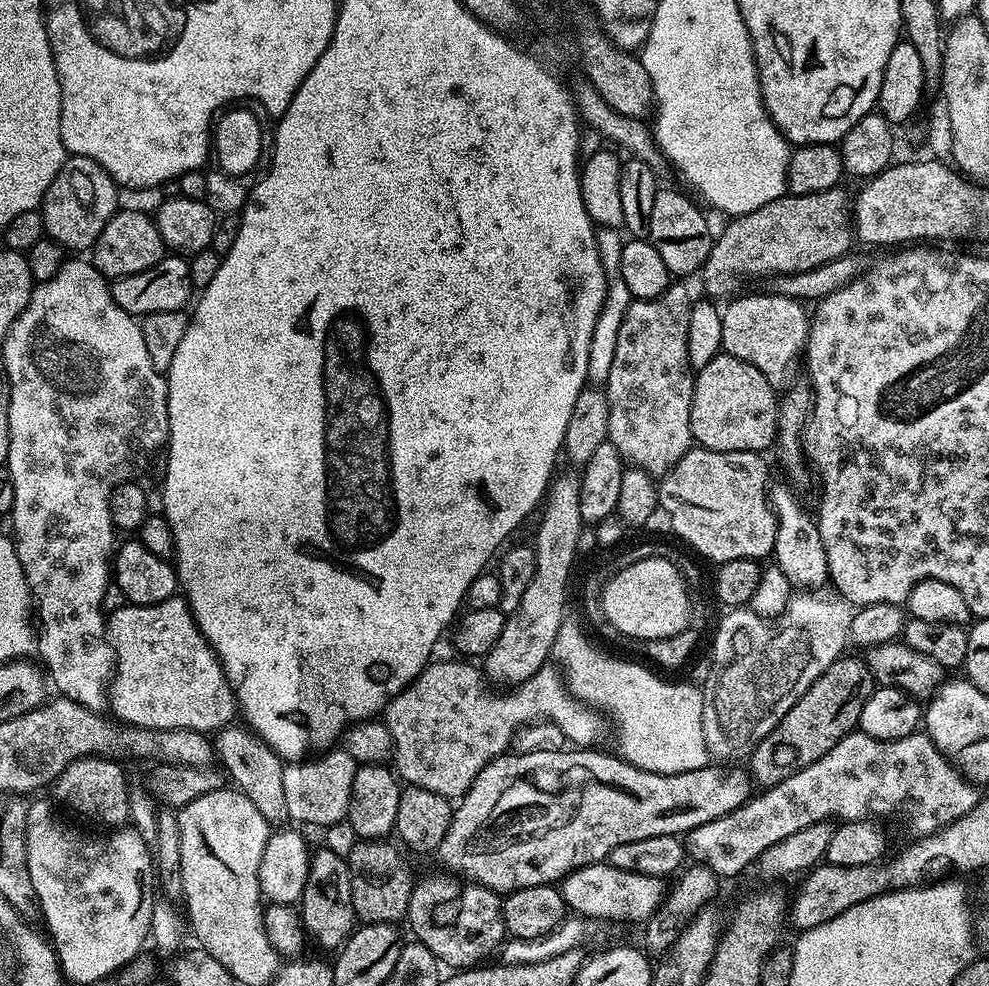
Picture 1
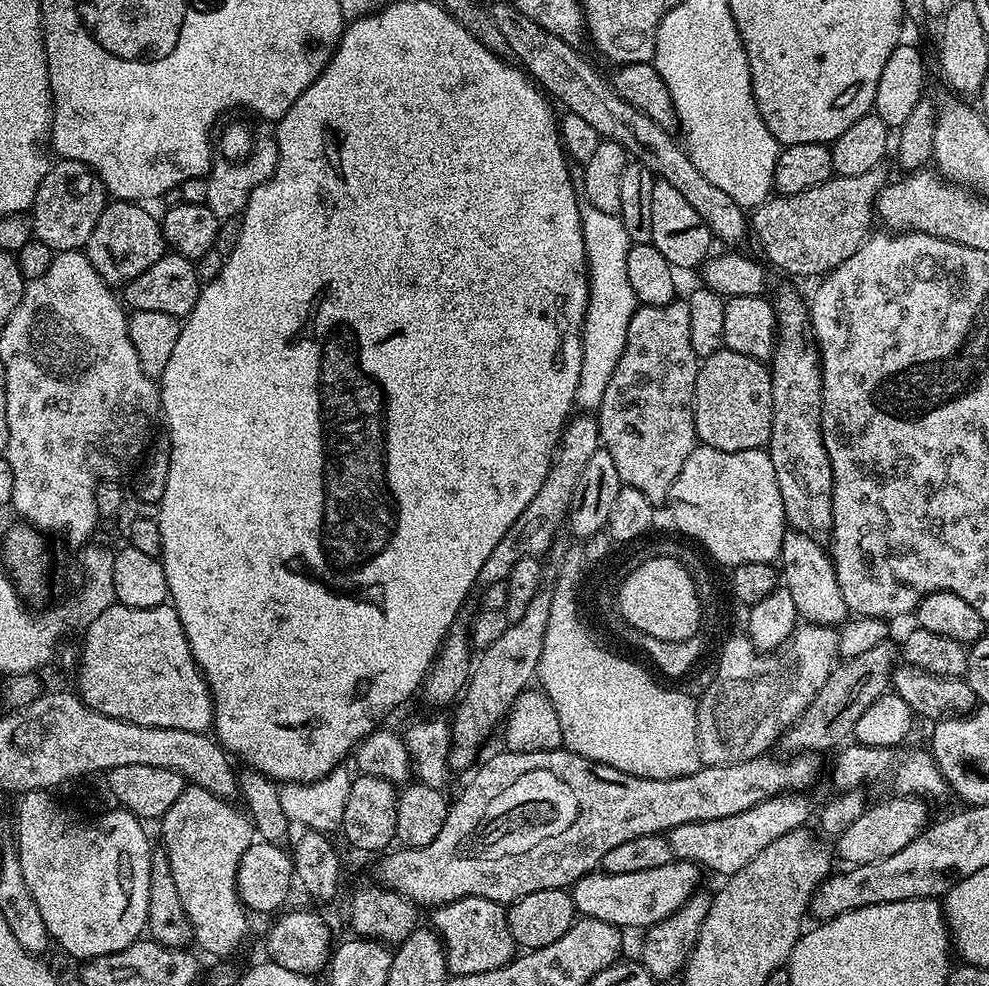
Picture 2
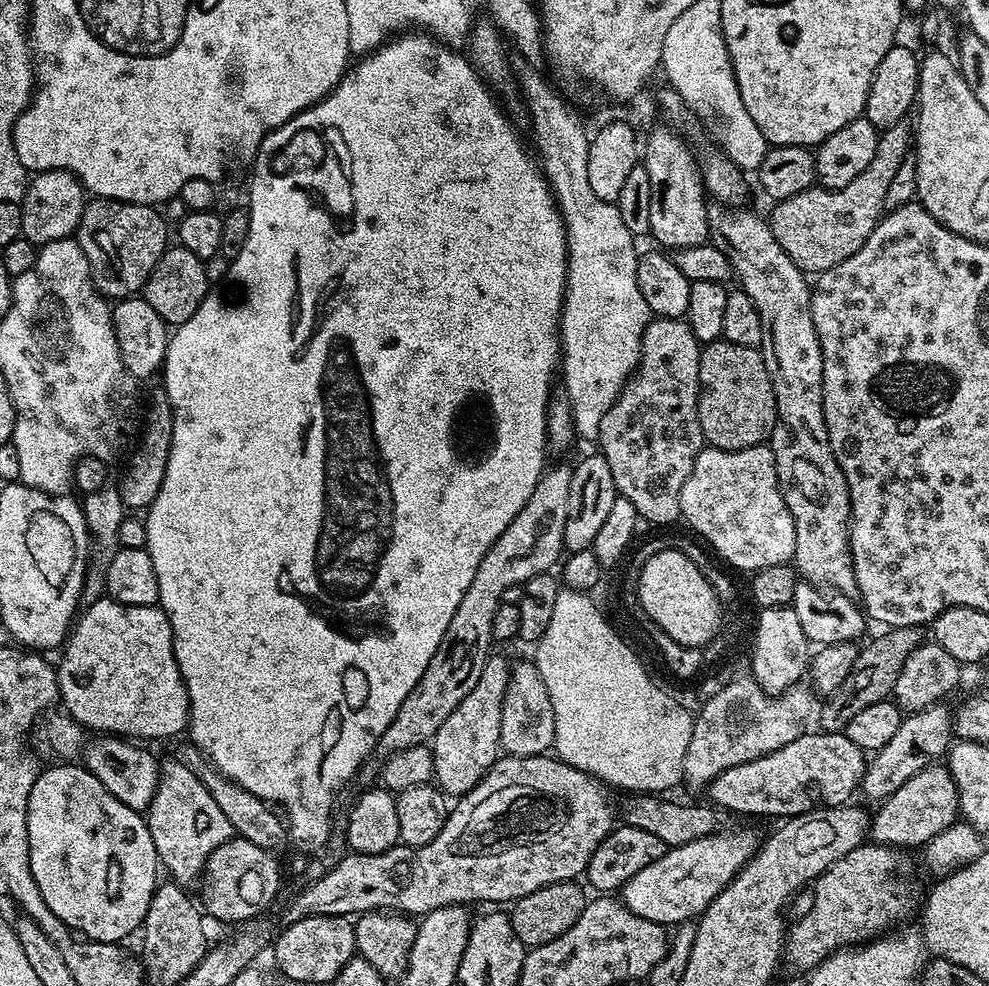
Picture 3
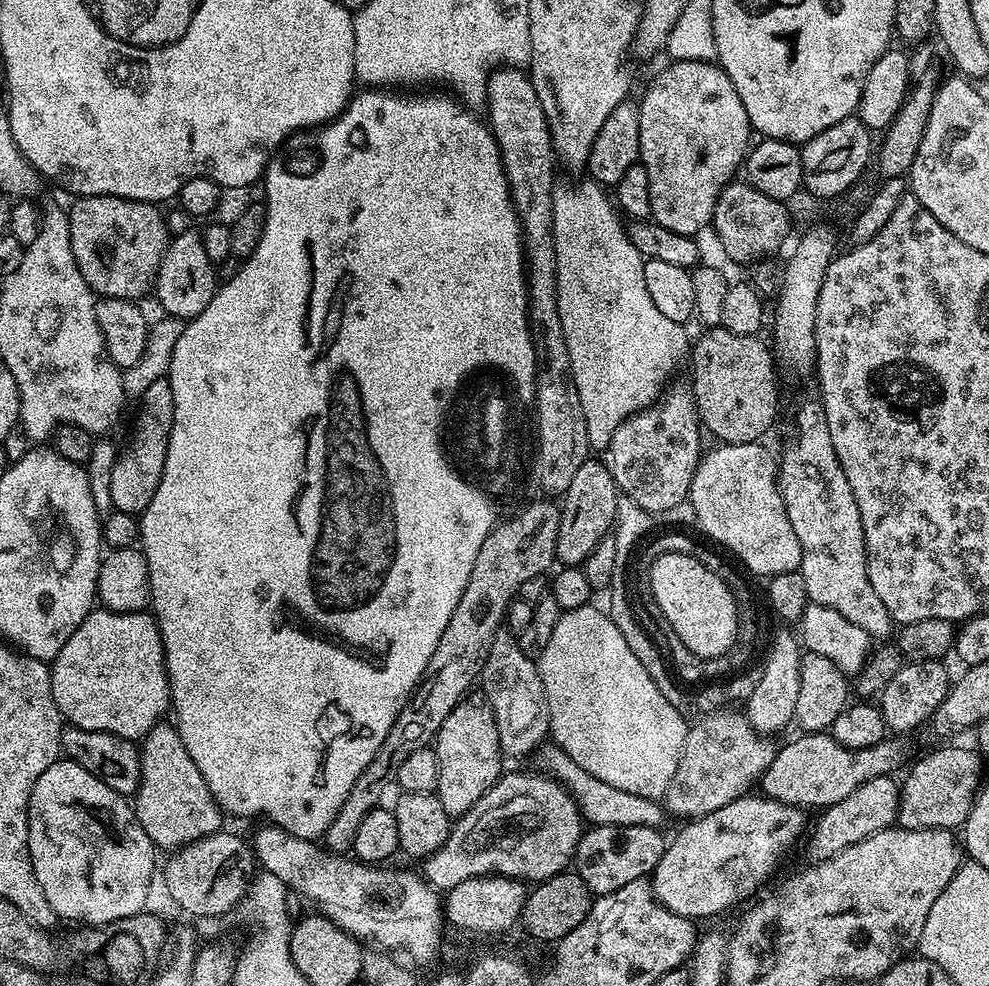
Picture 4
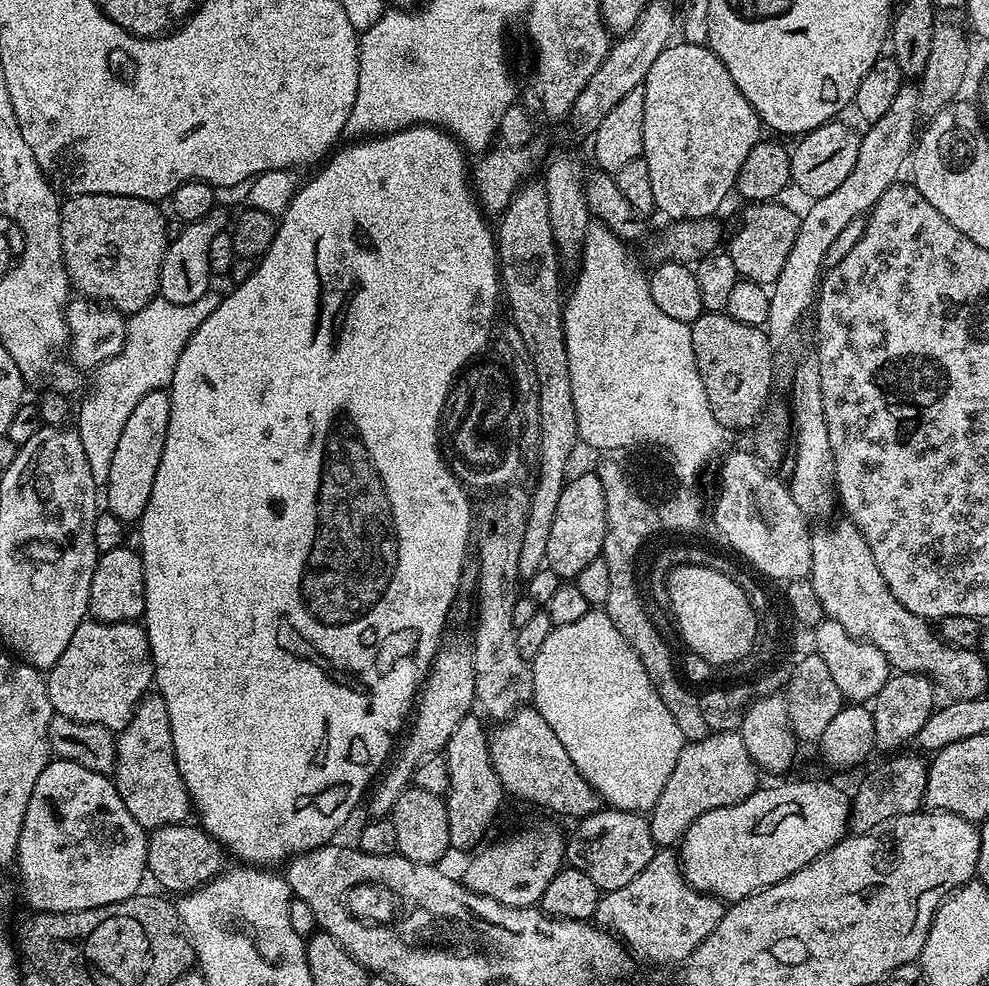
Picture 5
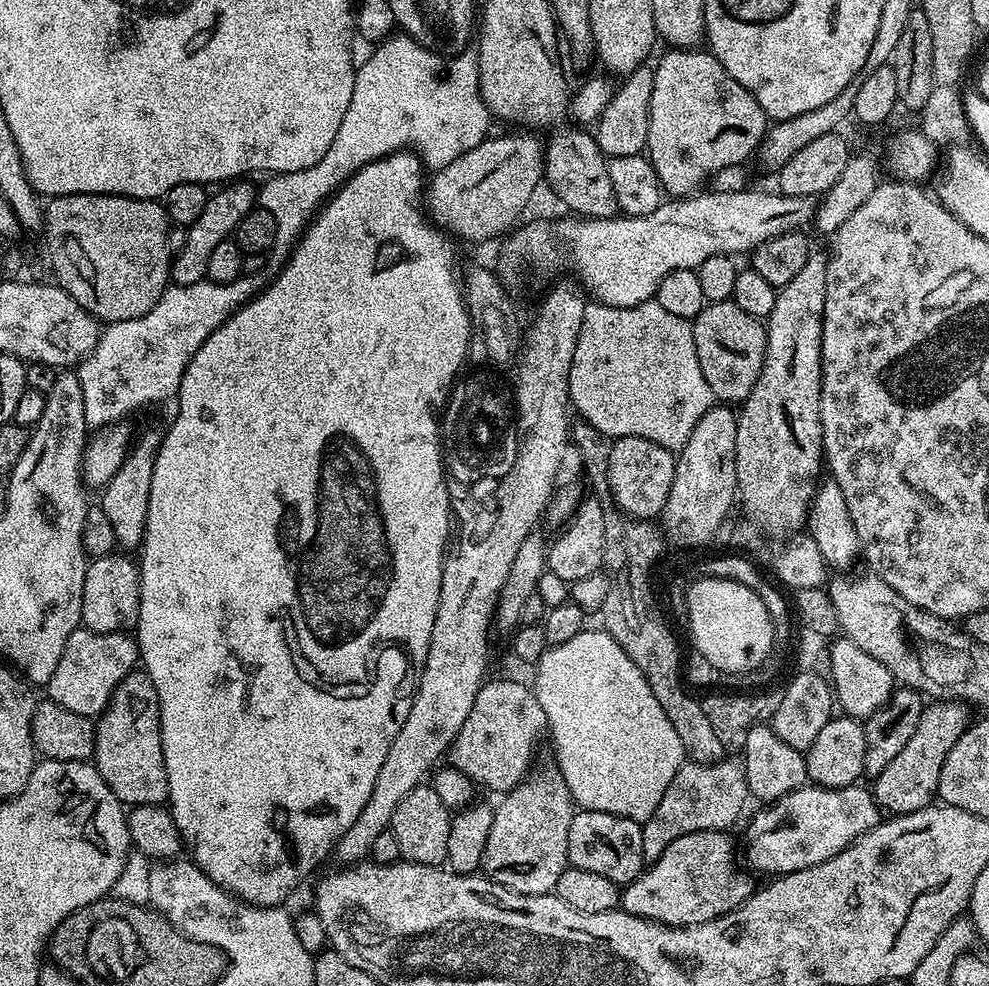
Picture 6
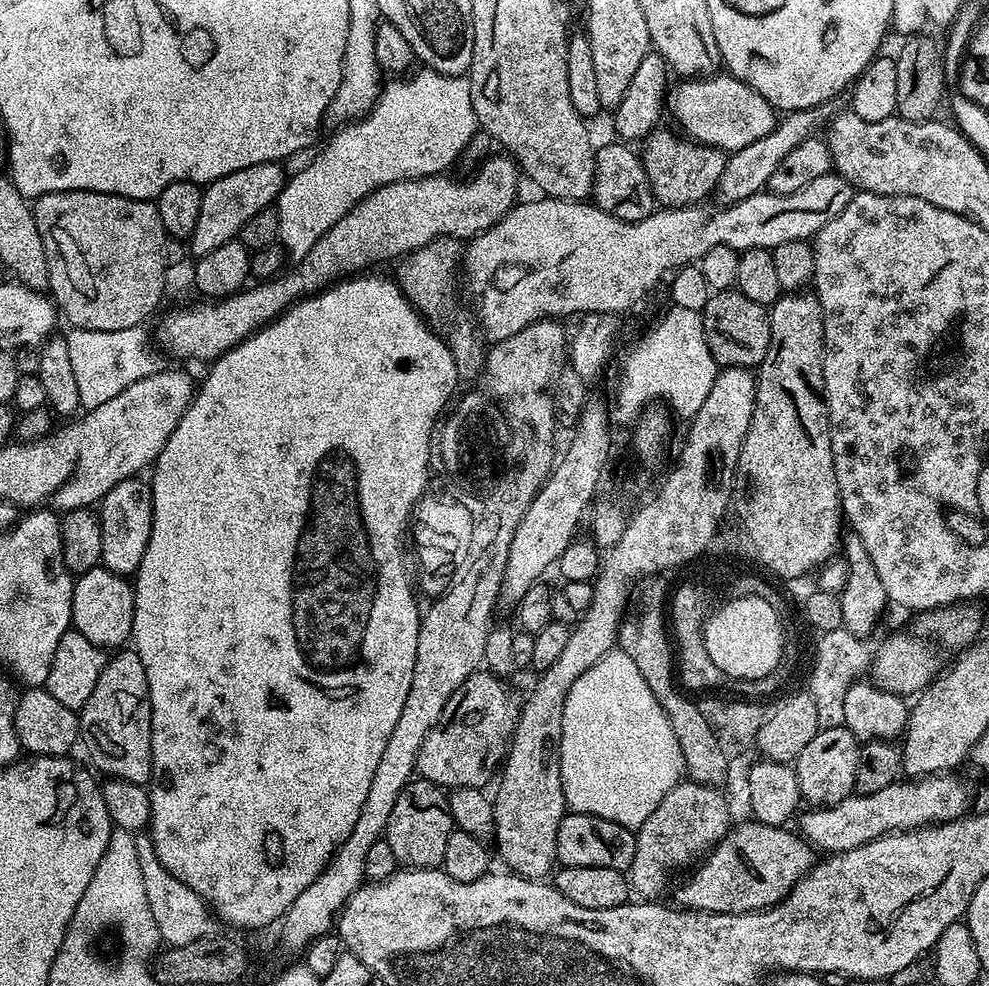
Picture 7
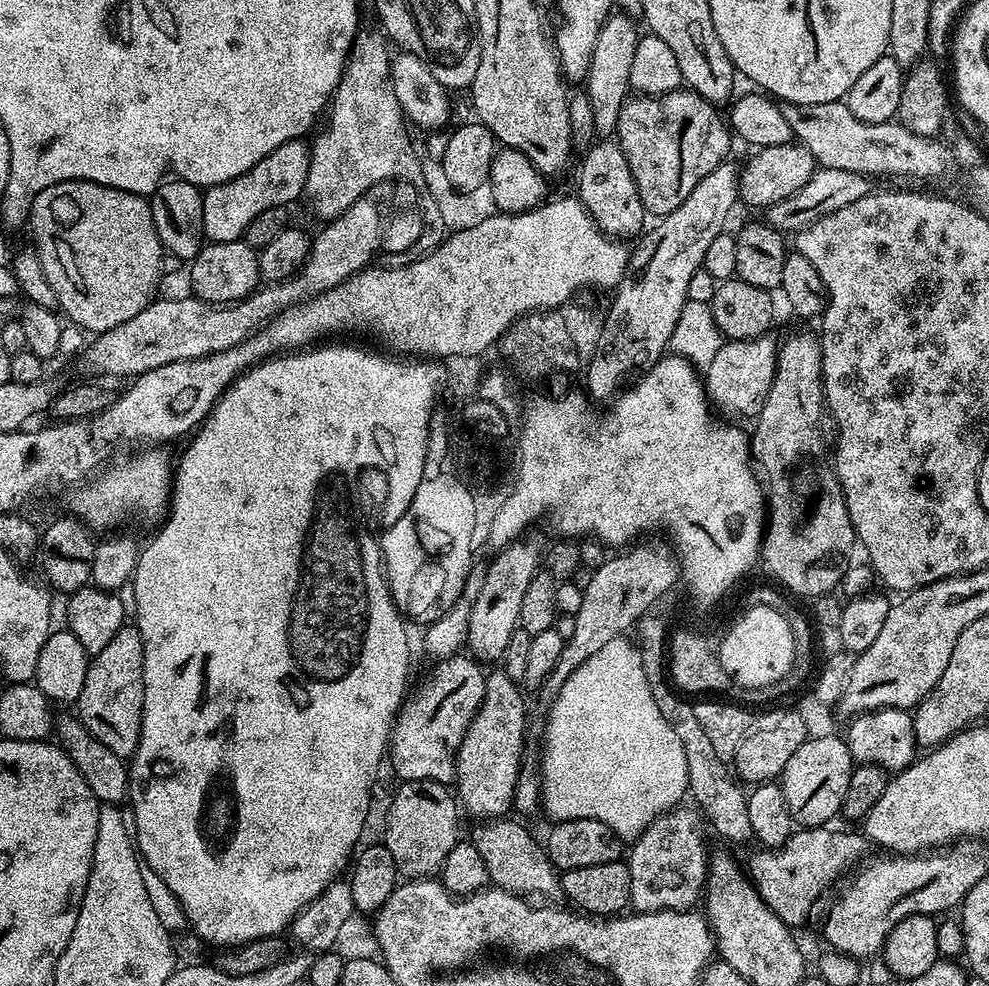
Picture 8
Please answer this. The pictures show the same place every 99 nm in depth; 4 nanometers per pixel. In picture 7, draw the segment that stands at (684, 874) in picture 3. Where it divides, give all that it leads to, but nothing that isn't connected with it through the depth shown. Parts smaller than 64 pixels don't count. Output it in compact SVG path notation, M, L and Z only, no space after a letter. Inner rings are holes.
M937 774L905 779L878 790L878 794L853 794L828 808L813 807L804 817L799 817L798 832L813 849L820 851L821 848L824 854L839 854L866 846L866 842L889 832L907 832L910 828L924 828L927 824L958 820L968 811L968 792L963 782L956 774Z

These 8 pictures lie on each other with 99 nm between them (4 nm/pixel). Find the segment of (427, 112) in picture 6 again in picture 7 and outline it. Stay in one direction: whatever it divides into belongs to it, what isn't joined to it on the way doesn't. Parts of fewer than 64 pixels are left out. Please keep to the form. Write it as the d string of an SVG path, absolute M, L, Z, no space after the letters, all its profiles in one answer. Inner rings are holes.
M431 70L413 71L409 80L392 78L380 89L380 97L368 115L345 123L328 140L324 152L320 152L308 168L300 168L284 181L284 188L276 199L275 210L278 214L279 243L283 251L298 262L310 254L314 242L326 234L348 213L359 200L364 200L374 190L399 180L417 180L423 176L438 176L449 171L448 168L464 152L464 147L478 132L474 102L470 102L470 86L464 76L443 76ZM143 327L126 330L72 328L70 334L67 333L70 366L74 370L74 379L78 382L81 409L102 406L102 402L110 402L110 398L122 394L126 386L134 386L134 382L150 378L152 374L165 367L165 357L154 347L150 336L148 341L144 331Z

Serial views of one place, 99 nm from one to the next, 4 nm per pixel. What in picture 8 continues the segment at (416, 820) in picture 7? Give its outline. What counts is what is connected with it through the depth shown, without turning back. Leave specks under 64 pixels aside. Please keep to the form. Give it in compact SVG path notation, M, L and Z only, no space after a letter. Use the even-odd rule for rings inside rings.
M406 780L399 787L388 804L382 842L386 850L390 850L390 858L394 858L396 871L401 877L435 877L446 862L446 854L450 854L458 843L457 797L436 780Z

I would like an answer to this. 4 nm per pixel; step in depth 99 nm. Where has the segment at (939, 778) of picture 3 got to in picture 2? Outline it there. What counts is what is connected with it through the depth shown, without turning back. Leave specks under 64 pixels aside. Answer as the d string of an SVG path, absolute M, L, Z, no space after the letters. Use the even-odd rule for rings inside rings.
M899 794L889 795L889 800L884 800L881 804L865 807L862 818L858 818L850 826L846 826L846 830L838 837L840 844L840 852L838 848L838 856L845 860L845 865L855 866L857 864L869 864L870 862L882 862L882 858L890 858L890 854L898 854L898 850L902 850L902 846L910 846L910 842L914 842L914 838L918 838L918 834L923 832L930 823L928 817L929 805L918 796L902 796Z

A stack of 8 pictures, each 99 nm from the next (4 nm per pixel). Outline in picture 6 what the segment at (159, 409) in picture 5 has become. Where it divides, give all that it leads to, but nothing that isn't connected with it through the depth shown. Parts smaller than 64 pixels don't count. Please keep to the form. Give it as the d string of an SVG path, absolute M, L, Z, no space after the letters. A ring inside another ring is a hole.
M148 428L141 436L137 435L134 447L122 462L122 466L118 466L118 474L114 474L114 478L110 478L110 482L102 489L104 497L98 500L98 507L106 510L106 518L110 518L114 538L121 549L136 550L144 543L146 518L150 506L150 478L154 478L154 462L161 439L161 429L156 428Z

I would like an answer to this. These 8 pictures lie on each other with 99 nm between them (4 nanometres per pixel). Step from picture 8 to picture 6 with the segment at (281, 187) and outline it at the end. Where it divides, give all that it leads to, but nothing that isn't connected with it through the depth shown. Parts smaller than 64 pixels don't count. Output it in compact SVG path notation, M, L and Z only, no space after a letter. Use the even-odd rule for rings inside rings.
M228 182L217 187L209 195L206 210L202 210L198 222L187 225L188 233L186 234L185 245L182 246L180 252L175 253L170 264L172 284L190 286L194 282L205 279L208 275L208 263L214 246L218 246L223 240L229 239L235 233L238 222L242 222L242 218L246 218L246 214L250 214L250 210L257 207L257 189L244 183L248 182Z

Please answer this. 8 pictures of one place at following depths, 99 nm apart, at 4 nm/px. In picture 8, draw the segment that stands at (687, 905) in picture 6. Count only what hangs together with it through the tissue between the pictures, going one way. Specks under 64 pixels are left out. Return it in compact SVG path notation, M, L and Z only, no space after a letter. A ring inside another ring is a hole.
M832 826L801 827L799 830L793 831L791 838L781 848L773 850L761 847L760 852L754 853L749 858L748 864L746 863L746 872L751 879L752 885L756 888L756 893L764 899L766 906L770 906L770 910L774 910L774 914L778 914L778 918L782 918L784 924L797 926L796 924L806 923L808 915L812 912L812 907L816 904L816 899L832 883L835 885L845 873L855 869L869 855L867 852L868 848L870 849L870 841L863 831L835 832L834 829L835 827Z

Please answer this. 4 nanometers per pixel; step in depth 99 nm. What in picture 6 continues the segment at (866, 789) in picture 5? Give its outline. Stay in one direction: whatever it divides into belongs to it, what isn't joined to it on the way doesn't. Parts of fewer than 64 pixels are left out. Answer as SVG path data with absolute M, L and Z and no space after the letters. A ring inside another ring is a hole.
M938 700L925 707L922 718L918 718L918 730L914 730L910 742L906 742L906 746L902 746L898 753L898 758L889 762L886 770L882 770L882 774L871 781L870 791L885 813L905 816L933 803L937 795L936 783L942 774L942 766L946 763L946 754L950 754L954 742L962 738L970 723L968 711L969 705L959 700Z

